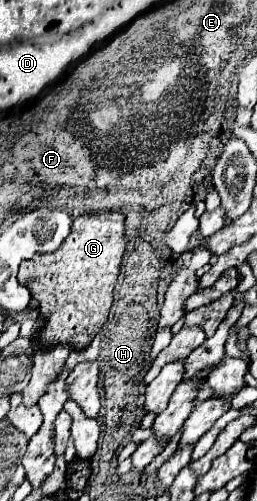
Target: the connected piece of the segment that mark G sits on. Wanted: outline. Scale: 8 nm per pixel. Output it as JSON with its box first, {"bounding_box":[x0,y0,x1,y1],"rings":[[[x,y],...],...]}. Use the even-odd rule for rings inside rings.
{"bounding_box":[17,212,125,350],"rings":[[[103,212],[77,216],[71,224],[71,234],[55,252],[35,254],[31,260],[23,260],[17,278],[39,300],[41,316],[45,318],[39,334],[43,344],[67,342],[73,350],[83,350],[105,324],[125,254],[125,230],[119,230],[117,222],[123,222],[119,218],[125,218],[125,214]]]}

